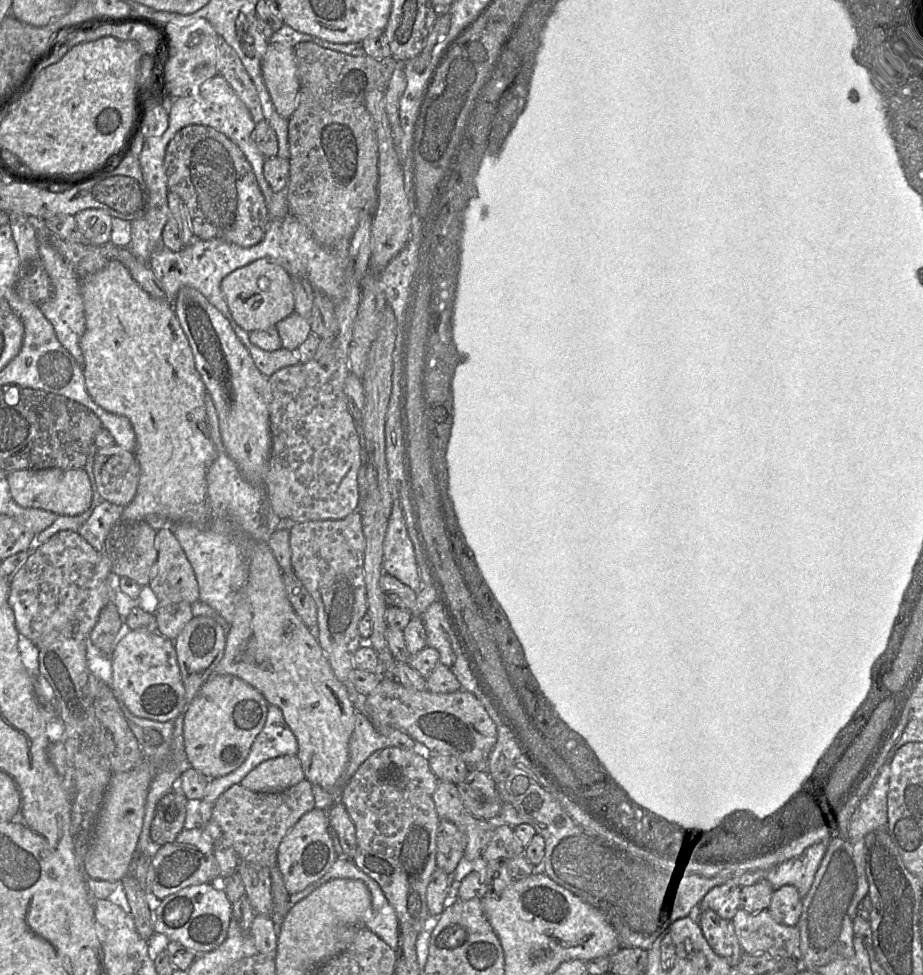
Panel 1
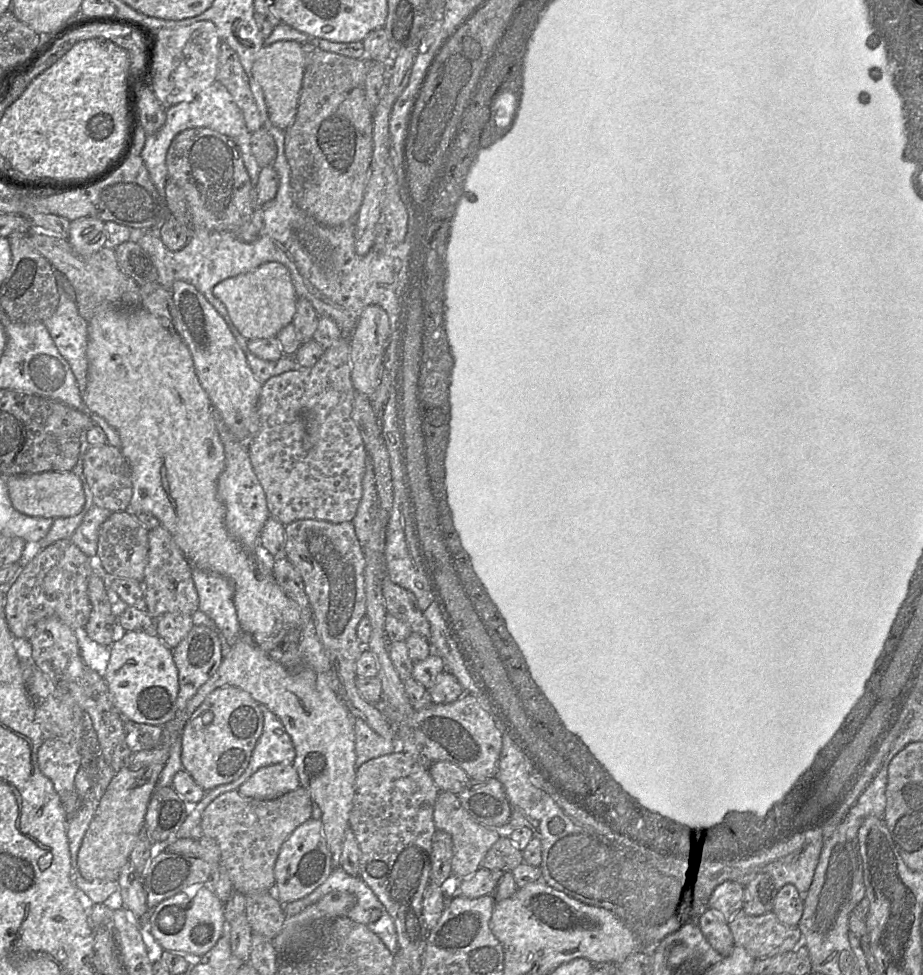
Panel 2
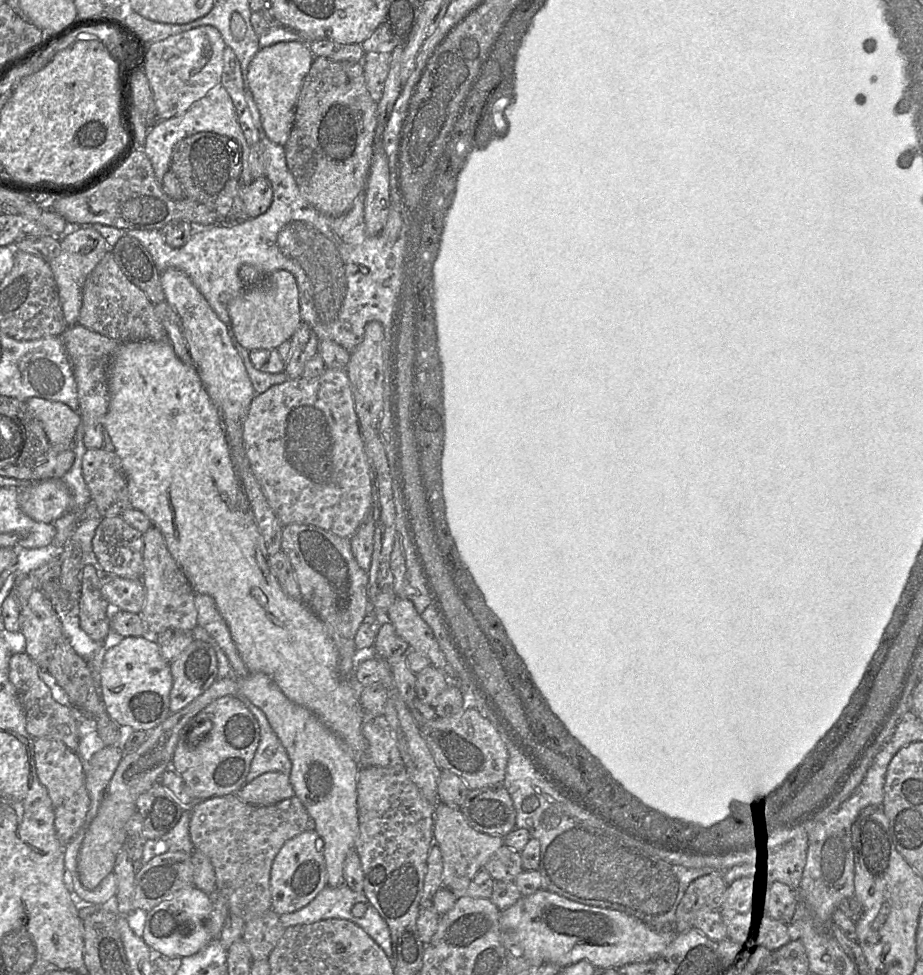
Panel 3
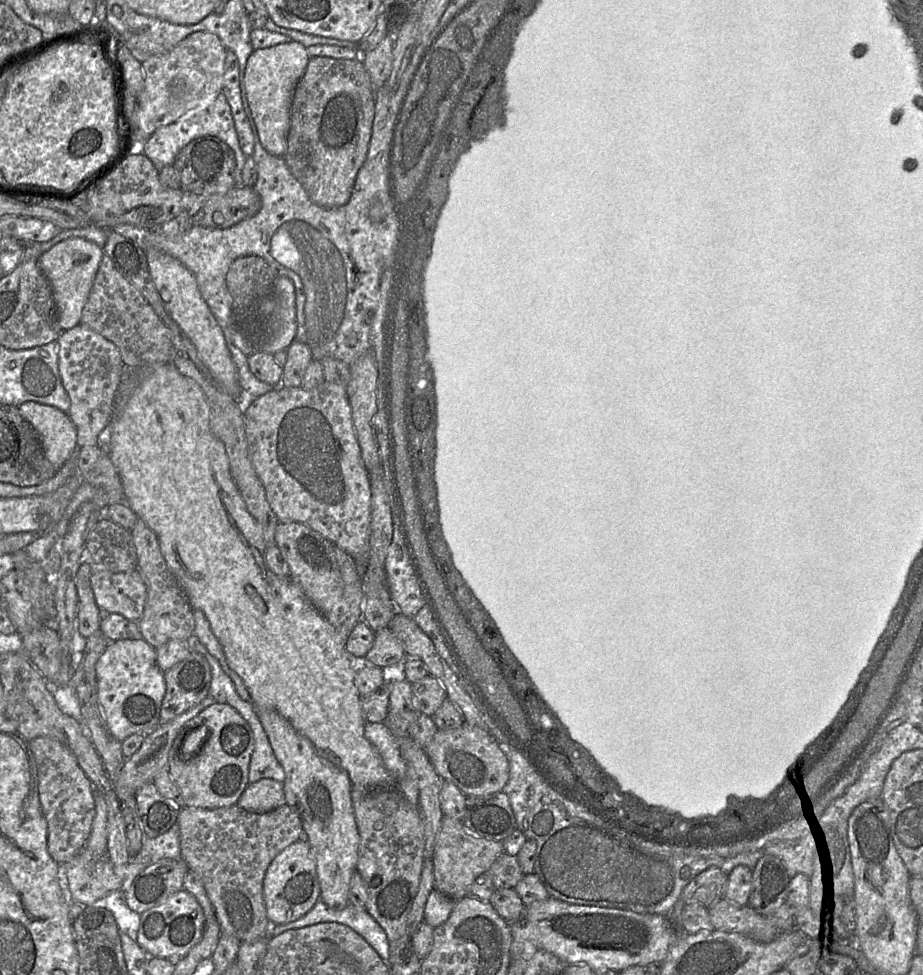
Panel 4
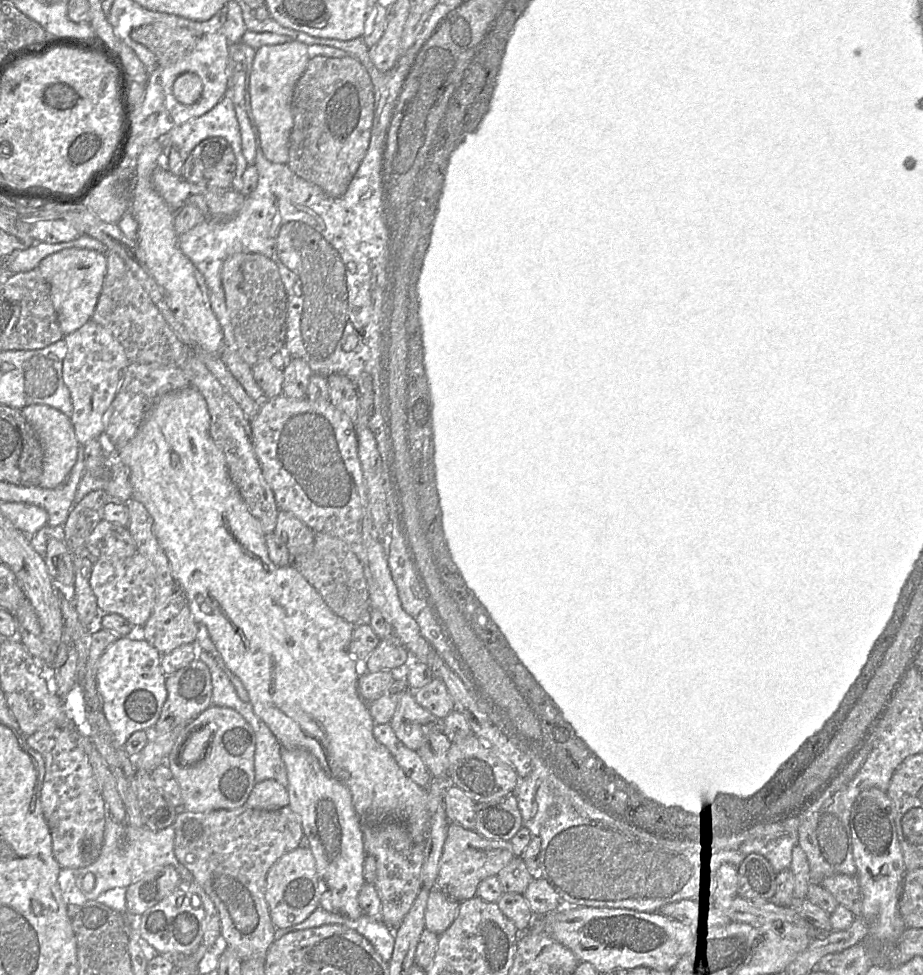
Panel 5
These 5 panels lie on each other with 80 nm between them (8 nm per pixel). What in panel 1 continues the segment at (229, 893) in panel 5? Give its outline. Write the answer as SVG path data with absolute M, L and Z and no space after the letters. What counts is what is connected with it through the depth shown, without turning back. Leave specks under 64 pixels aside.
M303 779L280 792L259 793L234 784L216 800L210 819L227 839L239 860L249 861L268 868L277 865L277 849L282 838L302 815L314 808L312 784Z

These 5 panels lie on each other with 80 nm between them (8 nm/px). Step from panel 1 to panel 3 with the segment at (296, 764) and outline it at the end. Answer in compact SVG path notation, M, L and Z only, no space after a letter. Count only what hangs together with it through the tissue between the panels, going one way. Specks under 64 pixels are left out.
M266 772L251 782L244 783L236 795L245 803L267 806L292 797L294 791L289 775L281 772Z

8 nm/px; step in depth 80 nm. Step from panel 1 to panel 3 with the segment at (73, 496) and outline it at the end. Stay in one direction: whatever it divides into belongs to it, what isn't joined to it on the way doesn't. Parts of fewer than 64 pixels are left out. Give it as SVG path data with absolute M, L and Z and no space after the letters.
M61 478L37 481L18 489L20 509L33 520L54 523L68 512L73 497Z

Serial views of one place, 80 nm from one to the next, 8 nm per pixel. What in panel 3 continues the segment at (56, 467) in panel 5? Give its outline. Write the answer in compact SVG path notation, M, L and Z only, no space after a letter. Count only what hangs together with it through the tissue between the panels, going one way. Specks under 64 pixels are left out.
M39 397L26 401L41 422L49 442L53 445L71 445L81 419L79 413L61 402Z

